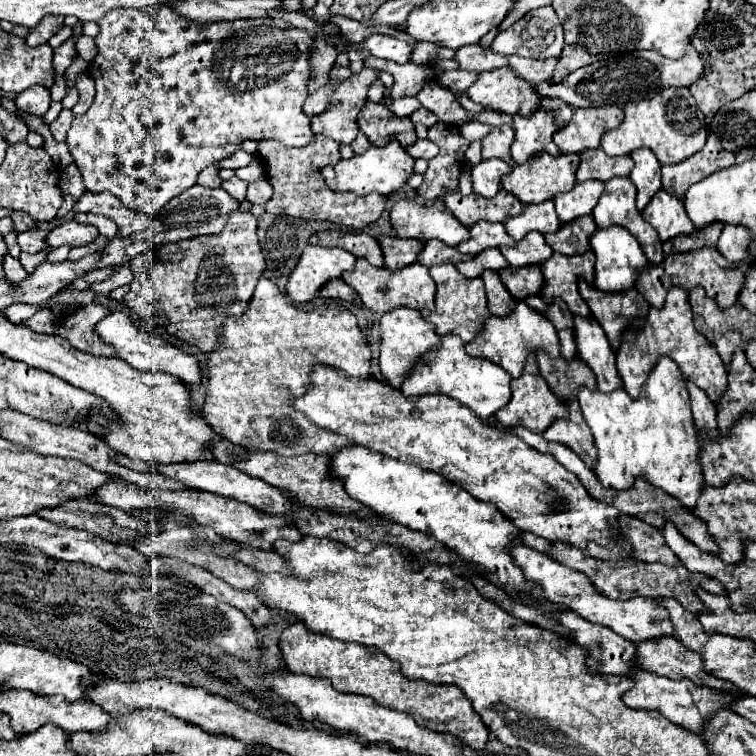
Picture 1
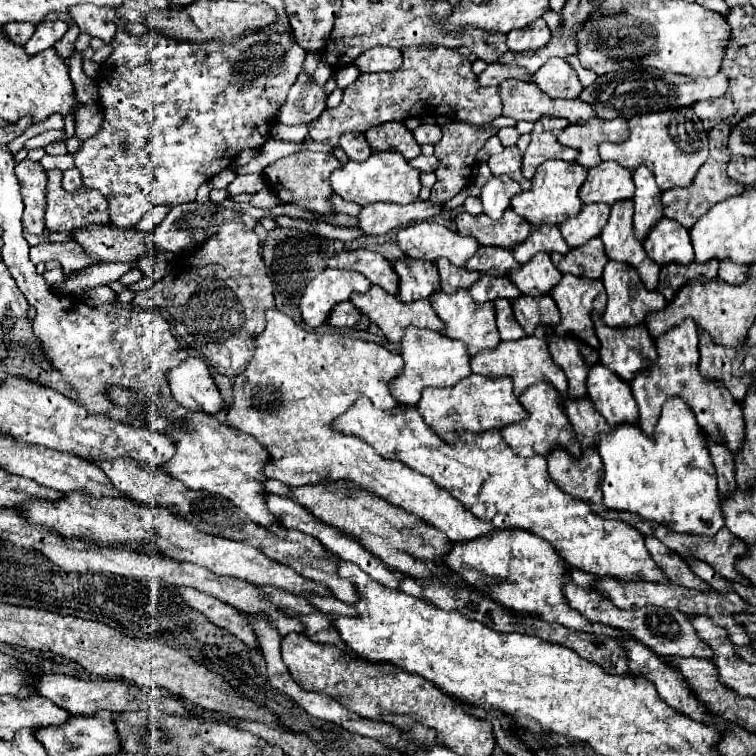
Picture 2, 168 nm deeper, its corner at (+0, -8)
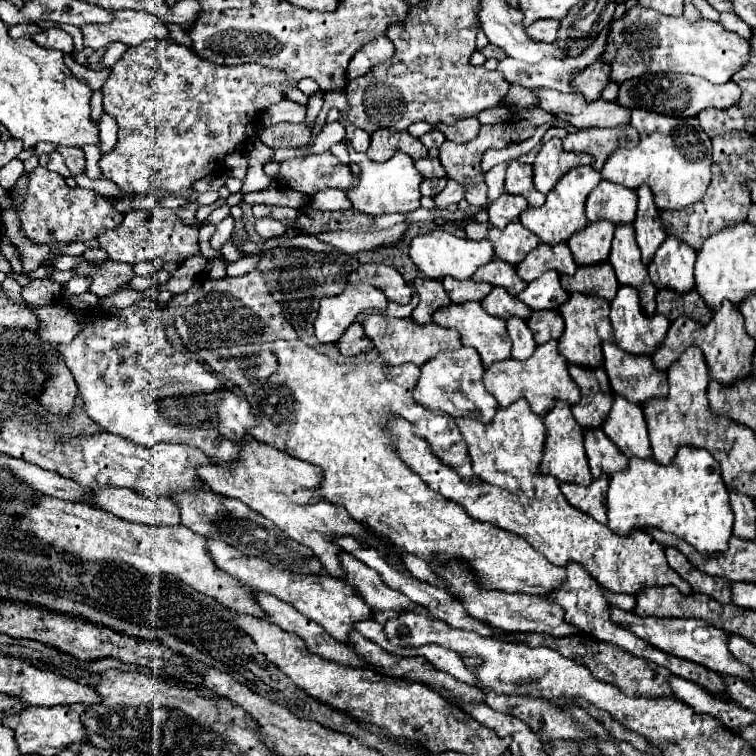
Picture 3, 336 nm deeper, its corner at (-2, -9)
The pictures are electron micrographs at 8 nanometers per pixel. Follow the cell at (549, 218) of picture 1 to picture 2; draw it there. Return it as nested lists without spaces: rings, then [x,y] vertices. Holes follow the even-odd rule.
[[[542,225],[542,227],[534,227],[530,237],[514,247],[514,257],[520,265],[524,265],[526,261],[530,261],[530,257],[534,257],[536,253],[552,253],[552,251],[558,251],[560,255],[566,255],[570,251],[570,247],[566,245],[566,241],[562,239],[560,231],[556,225]]]

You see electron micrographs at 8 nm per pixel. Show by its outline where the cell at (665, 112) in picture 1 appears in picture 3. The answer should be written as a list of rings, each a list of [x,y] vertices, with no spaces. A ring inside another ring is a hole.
[[[632,112],[630,126],[634,126],[640,134],[640,142],[636,148],[614,150],[604,168],[602,178],[610,182],[618,182],[628,188],[638,188],[640,184],[648,184],[654,194],[654,202],[660,210],[672,208],[680,210],[698,202],[704,196],[704,190],[710,182],[710,166],[712,166],[712,144],[706,132],[700,128],[698,118],[672,118],[654,114],[654,118],[642,122],[636,120],[634,114],[648,112]]]

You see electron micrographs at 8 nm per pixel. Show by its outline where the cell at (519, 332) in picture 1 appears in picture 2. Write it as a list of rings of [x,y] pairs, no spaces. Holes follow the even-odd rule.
[[[540,331],[540,335],[530,335],[530,337],[524,337],[524,339],[518,339],[518,341],[500,343],[498,349],[494,349],[494,351],[480,351],[476,357],[472,357],[470,367],[472,367],[472,373],[482,375],[482,377],[512,377],[516,397],[522,395],[530,385],[534,385],[538,381],[550,383],[562,395],[566,395],[566,391],[568,391],[566,375],[552,361],[548,345],[546,345],[546,333],[544,331]]]

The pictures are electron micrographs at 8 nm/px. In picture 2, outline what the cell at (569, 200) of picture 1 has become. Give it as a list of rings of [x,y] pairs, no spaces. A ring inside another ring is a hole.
[[[604,203],[584,205],[576,217],[570,217],[560,225],[562,237],[568,243],[568,247],[580,247],[586,241],[598,237],[608,221],[608,215],[610,207]]]

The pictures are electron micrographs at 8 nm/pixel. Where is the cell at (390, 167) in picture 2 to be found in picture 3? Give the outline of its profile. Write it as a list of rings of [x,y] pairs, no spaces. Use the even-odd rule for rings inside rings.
[[[396,152],[388,162],[374,162],[370,158],[358,162],[360,174],[358,184],[346,192],[352,206],[366,214],[390,214],[410,212],[420,206],[420,182],[422,174],[414,168],[414,160],[404,152]]]

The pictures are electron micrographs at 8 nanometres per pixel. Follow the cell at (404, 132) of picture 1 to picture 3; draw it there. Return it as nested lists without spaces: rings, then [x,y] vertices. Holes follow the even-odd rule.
[[[376,130],[376,134],[372,134],[372,144],[366,154],[372,160],[384,162],[392,158],[392,154],[398,150],[410,154],[414,160],[428,156],[428,150],[422,146],[418,138],[412,138],[408,132],[390,132],[390,130]]]

